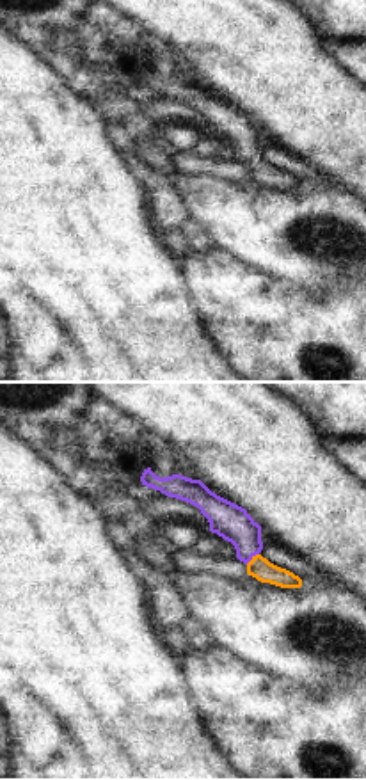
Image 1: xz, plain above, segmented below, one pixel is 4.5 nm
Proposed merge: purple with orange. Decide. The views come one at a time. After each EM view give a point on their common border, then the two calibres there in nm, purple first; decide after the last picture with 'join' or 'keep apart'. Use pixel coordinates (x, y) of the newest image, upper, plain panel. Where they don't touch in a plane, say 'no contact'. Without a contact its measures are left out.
contact (251, 160); calibres 160 and 100 nm

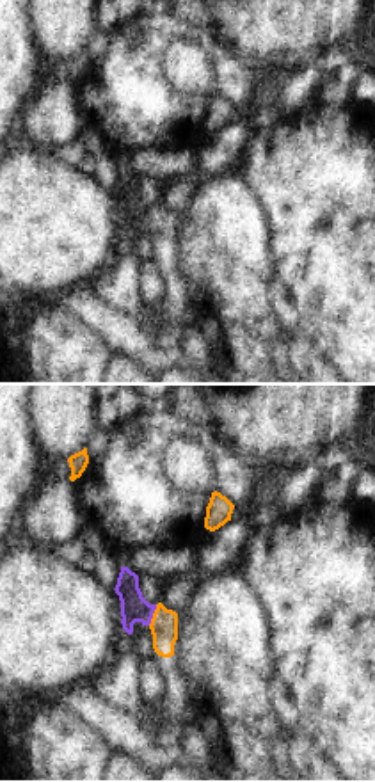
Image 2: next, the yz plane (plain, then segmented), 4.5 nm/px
contact (151, 217); calibres 130 and 130 nm

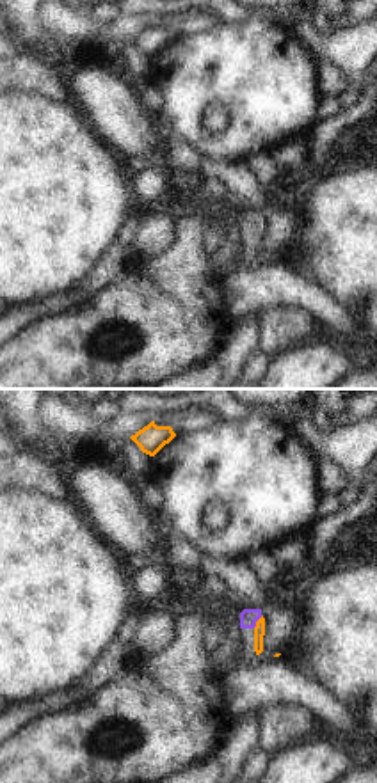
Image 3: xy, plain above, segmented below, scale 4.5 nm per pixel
contact (256, 222); calibres 80 and 50 nm

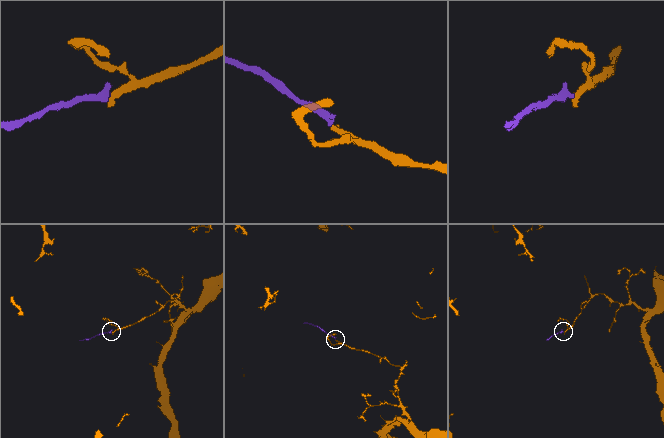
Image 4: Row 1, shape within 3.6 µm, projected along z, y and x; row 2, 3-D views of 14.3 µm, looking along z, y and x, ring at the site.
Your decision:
join

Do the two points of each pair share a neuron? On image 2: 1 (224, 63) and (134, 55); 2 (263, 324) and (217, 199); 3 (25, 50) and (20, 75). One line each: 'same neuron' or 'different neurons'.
1: same neuron
2: same neuron
3: same neuron

